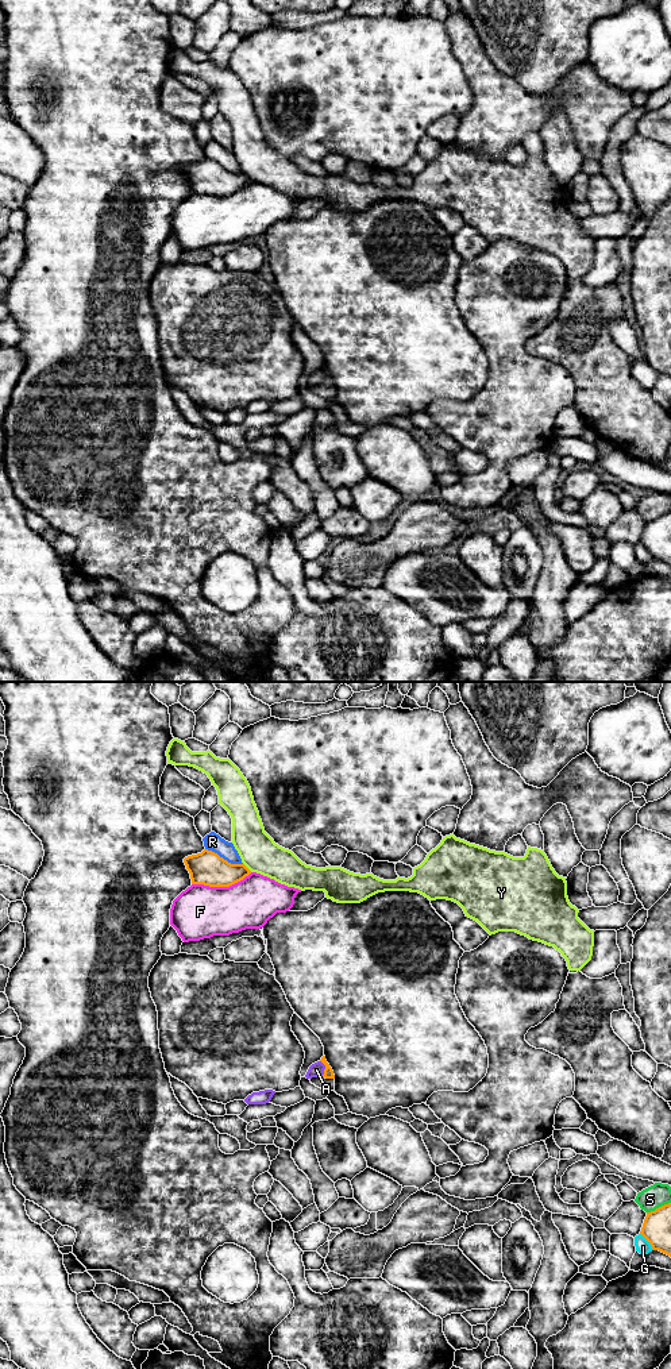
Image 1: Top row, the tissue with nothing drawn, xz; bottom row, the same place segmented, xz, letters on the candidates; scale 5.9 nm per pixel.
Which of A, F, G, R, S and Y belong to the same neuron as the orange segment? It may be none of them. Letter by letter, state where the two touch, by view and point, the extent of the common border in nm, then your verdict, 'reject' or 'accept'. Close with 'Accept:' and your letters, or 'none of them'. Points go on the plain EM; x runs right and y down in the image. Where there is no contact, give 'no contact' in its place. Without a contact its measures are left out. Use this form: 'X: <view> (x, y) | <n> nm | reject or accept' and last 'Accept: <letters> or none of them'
A: xz (326, 377) | 100 nm | reject
F: xz (222, 195) | 360 nm | reject
G: xz (647, 548) | 130 nm | reject
R: xz (223, 168) | 240 nm | reject
S: xz (659, 516) | 160 nm | reject
Y: xz (246, 176) | 80 nm | reject
Accept: none of them

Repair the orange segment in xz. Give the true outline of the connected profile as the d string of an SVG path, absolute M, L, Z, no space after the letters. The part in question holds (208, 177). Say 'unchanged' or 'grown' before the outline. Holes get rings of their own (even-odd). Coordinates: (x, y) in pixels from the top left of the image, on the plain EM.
unchanged; M204 158L184 167L192 193L230 196L251 182L244 173L231 173L217 162Z

